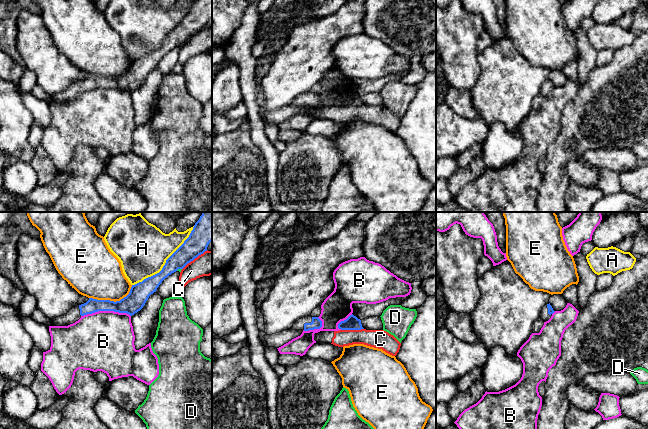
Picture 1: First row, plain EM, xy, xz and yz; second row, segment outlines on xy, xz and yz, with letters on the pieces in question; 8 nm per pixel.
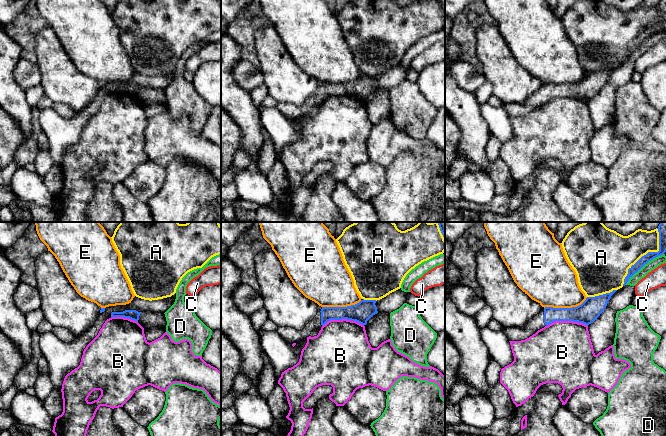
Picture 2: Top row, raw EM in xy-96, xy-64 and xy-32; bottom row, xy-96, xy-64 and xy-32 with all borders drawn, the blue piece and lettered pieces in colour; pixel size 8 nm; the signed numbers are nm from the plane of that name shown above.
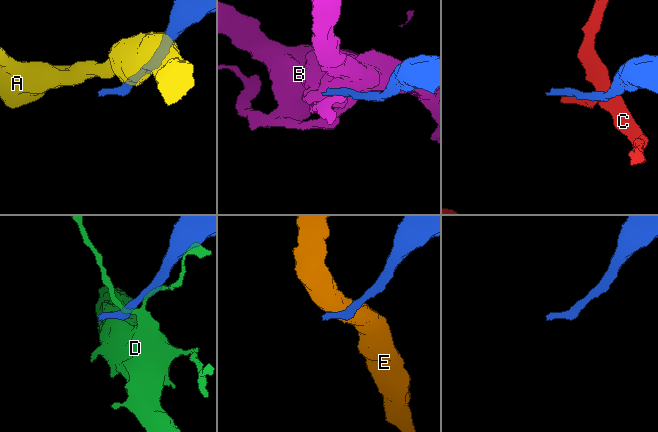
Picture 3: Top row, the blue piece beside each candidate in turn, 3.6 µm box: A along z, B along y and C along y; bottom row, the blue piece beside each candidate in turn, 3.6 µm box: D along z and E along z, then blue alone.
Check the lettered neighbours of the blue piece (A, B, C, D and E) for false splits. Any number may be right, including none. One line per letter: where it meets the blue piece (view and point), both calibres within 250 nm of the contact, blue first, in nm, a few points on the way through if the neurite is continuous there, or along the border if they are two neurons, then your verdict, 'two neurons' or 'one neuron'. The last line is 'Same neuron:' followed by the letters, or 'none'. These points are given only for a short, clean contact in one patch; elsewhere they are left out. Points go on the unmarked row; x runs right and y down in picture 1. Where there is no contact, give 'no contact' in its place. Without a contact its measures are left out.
A: xy (166, 38) | 160/400 nm | two neurons
B: xy (105, 86) | 160/480 nm | along xy (130, 91), (124, 88), (95, 87), (81, 92) | two neurons
C: xy (194, 34) | 180/190 nm | two neurons
D: xy (178, 44) | 180/20 nm | along xy (181, 44), (176, 46) | two neurons
E: xy (112, 77) | 160/400 nm | along xy (132, 61), (129, 68), (119, 76), (110, 77), (89, 74) | two neurons
Same neuron: none

